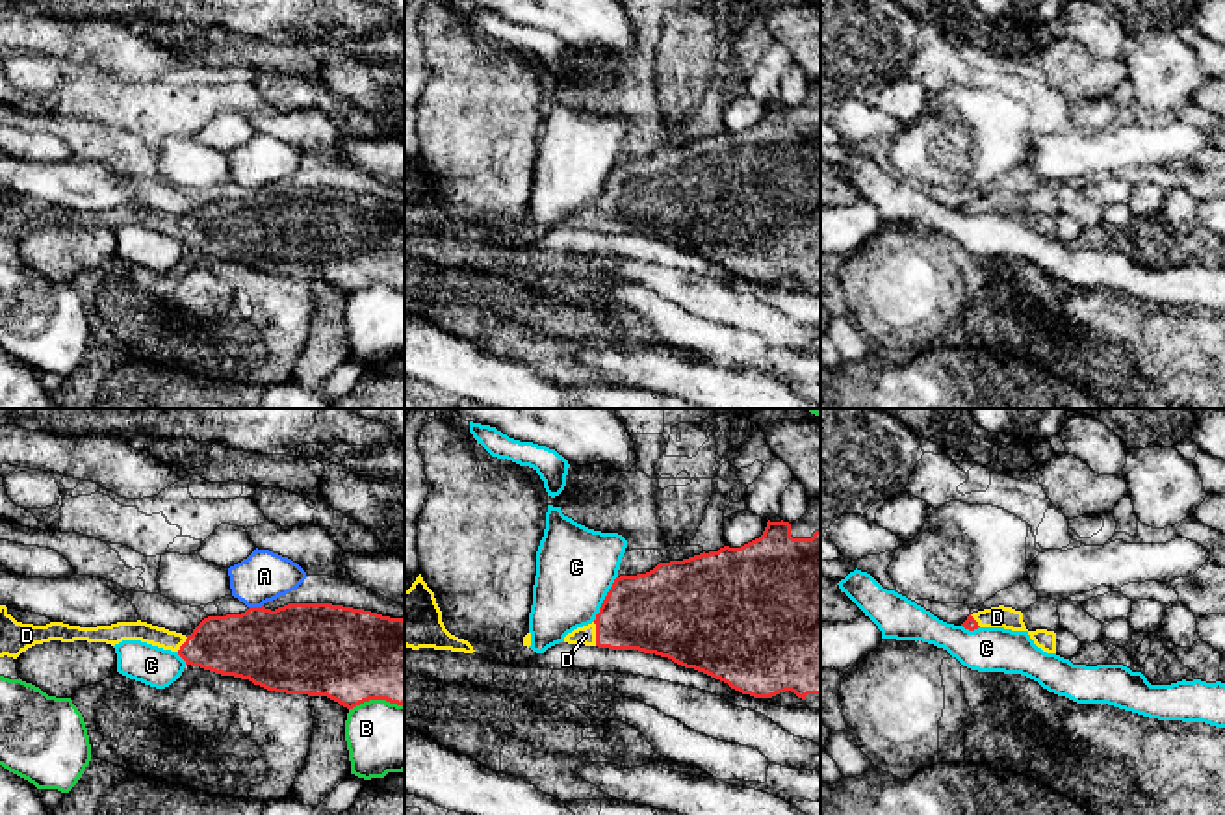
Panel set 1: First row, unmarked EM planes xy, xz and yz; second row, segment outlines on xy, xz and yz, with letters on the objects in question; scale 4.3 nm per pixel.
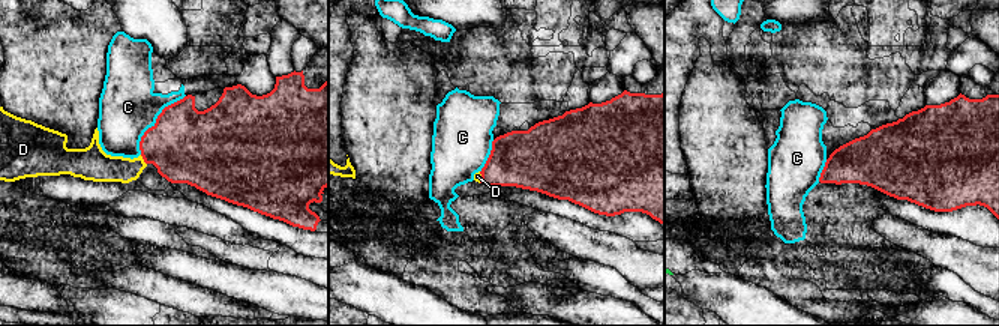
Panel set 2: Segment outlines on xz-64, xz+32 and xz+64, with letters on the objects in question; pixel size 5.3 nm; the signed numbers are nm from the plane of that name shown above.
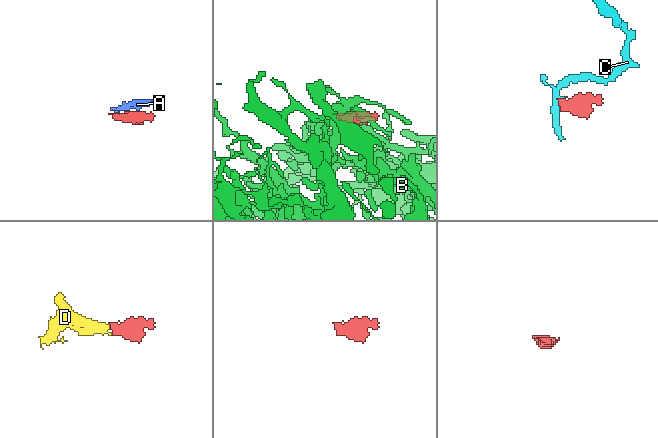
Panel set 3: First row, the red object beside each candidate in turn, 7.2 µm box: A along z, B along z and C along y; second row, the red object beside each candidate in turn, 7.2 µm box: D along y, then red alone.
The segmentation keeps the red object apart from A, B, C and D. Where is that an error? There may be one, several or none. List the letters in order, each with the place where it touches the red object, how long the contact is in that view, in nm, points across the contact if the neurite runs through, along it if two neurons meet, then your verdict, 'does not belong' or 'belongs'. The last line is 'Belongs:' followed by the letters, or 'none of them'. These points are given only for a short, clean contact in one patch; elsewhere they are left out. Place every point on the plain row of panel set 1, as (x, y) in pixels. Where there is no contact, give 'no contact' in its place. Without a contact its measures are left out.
A: xy (255, 192) | 70 nm | along xy (262, 188), (249, 192) | does not belong
B: xy (375, 283) | 240 nm | along xy (403, 288), (364, 284), (349, 294) | does not belong
C: xz (606, 182) | 220 nm | does not belong
D: xz (596, 218) | 110 nm | across xz (650, 197), (596, 218), (585, 219) | belongs
Belongs: D

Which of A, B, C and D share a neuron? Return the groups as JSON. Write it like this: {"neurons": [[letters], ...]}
{"neurons": [["A"], ["B"], ["C"], ["D"]]}

